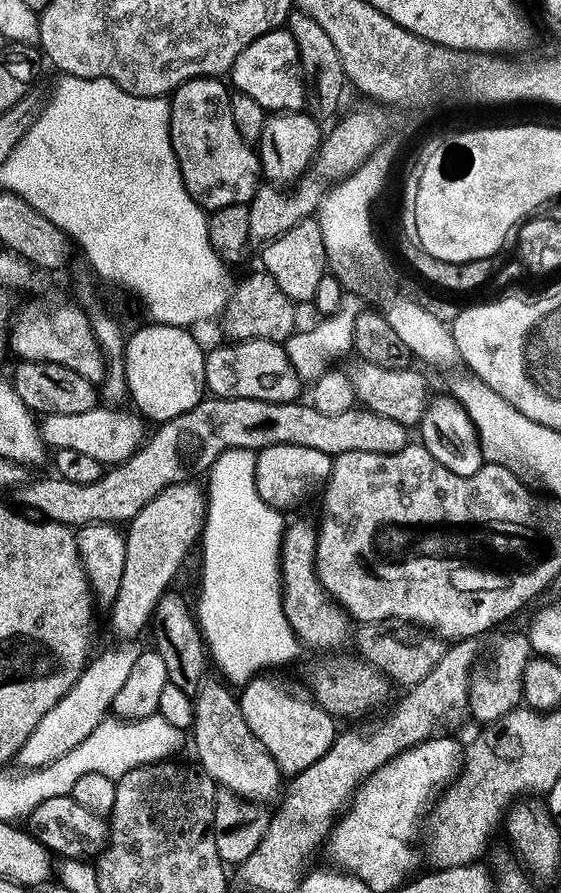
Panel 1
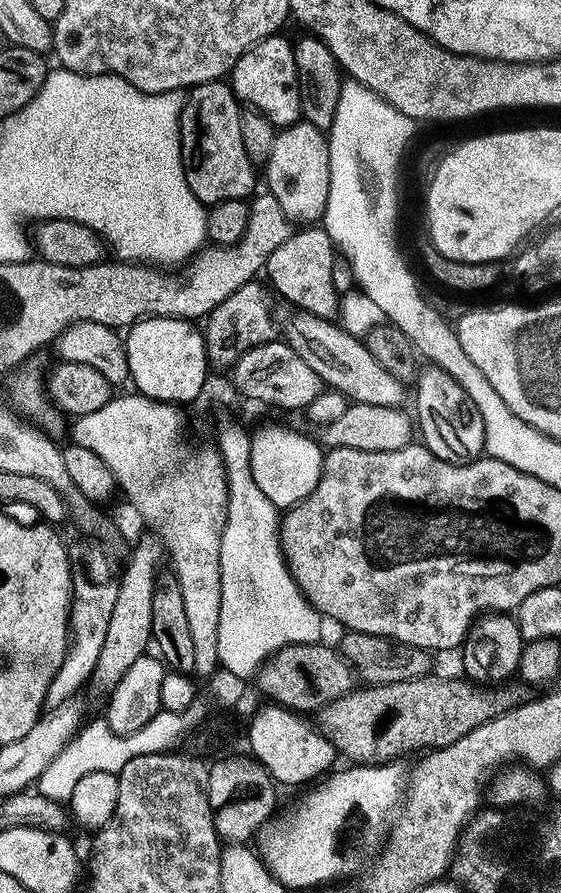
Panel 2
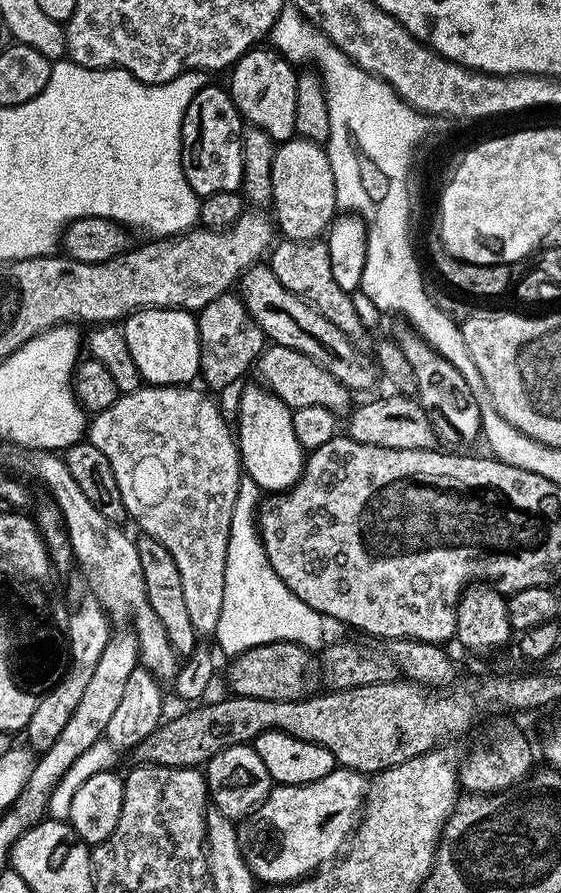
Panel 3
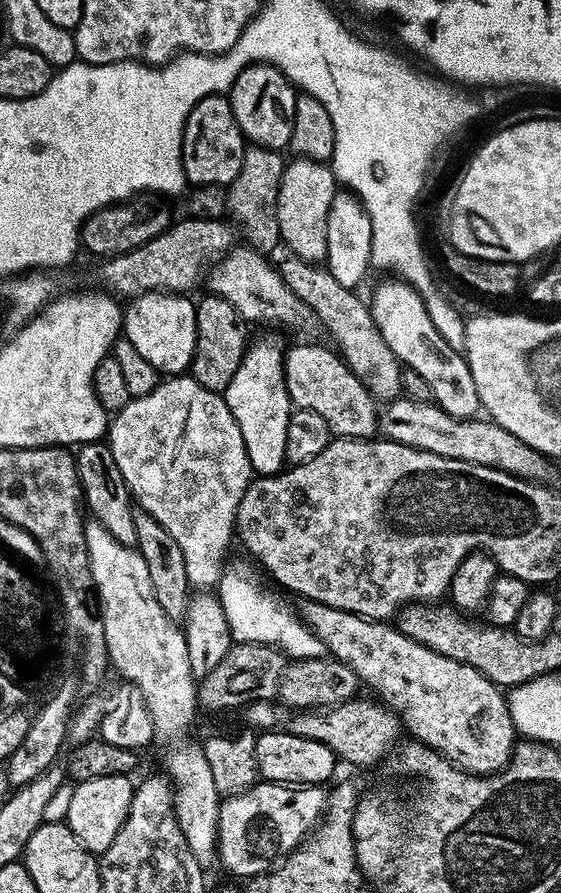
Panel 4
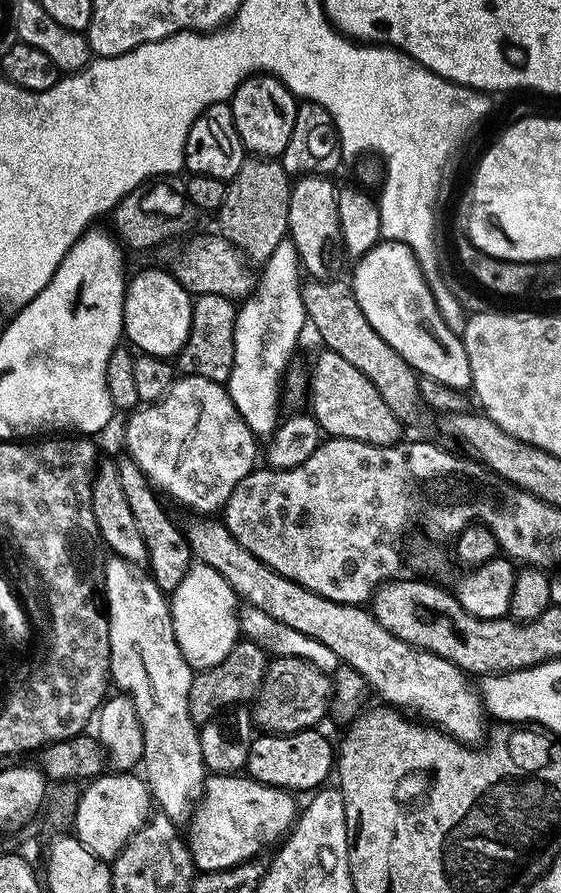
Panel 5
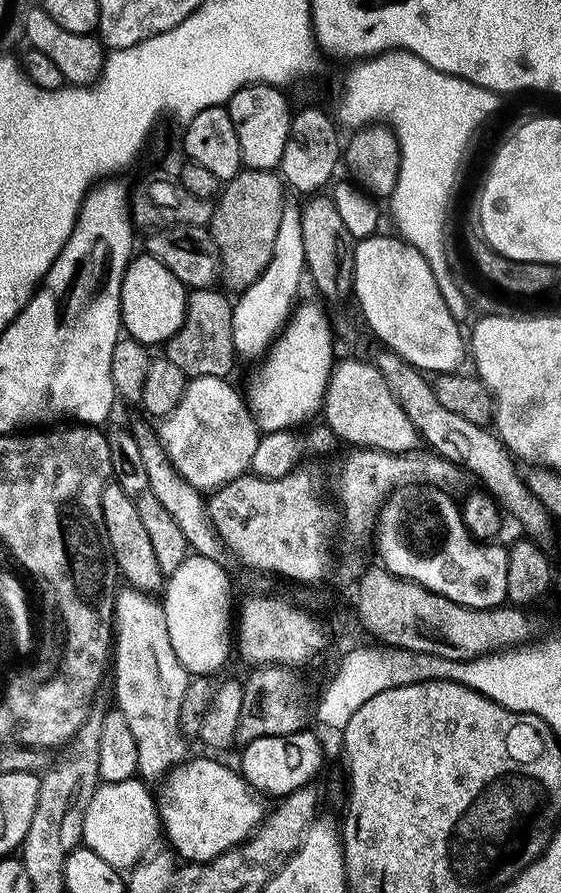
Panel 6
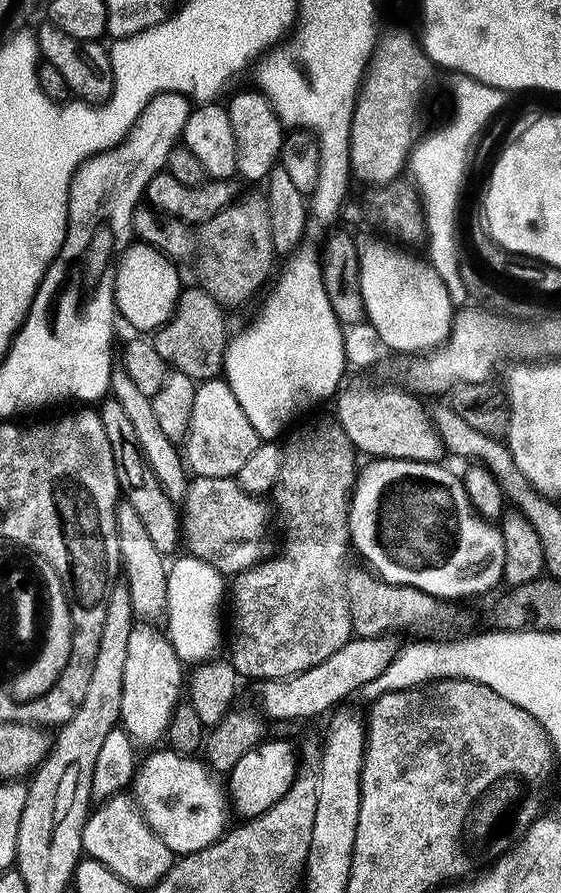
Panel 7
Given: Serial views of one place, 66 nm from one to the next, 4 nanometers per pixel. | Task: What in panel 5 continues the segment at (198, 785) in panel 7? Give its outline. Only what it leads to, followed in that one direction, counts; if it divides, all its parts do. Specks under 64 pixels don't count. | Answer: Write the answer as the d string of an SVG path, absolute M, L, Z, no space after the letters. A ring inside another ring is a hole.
M247 774L209 775L187 825L188 832L186 828L193 865L200 872L226 872L235 864L255 861L267 844L275 845L287 837L298 815L296 800L287 788L271 788Z

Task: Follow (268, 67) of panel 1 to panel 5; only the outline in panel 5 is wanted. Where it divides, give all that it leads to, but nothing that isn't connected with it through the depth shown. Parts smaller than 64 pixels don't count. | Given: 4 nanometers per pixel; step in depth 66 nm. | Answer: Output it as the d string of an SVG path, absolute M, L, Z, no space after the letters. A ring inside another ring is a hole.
M257 74L247 76L236 87L230 103L234 126L238 126L238 138L242 138L245 149L253 157L280 157L294 130L298 97L277 76Z

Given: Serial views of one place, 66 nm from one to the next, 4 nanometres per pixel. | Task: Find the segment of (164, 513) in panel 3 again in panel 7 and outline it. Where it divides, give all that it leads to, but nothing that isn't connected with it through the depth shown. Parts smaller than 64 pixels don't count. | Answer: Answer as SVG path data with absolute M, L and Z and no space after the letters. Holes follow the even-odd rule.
M217 378L197 383L188 431L182 441L184 462L193 477L235 477L260 443L260 435L250 426L242 406L238 406L238 398L234 398L227 380Z

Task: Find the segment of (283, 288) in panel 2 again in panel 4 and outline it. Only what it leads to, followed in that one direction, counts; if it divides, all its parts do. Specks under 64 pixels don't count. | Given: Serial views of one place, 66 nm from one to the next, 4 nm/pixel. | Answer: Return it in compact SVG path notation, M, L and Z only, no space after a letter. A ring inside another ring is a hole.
M289 254L281 264L278 264L280 277L294 290L298 298L310 306L313 317L328 331L333 340L335 351L339 353L350 371L366 386L366 390L377 402L391 402L401 395L402 365L400 359L386 346L386 338L378 330L376 320L372 316L371 307L359 300L353 289L342 286L328 269L316 262L300 259L295 254Z

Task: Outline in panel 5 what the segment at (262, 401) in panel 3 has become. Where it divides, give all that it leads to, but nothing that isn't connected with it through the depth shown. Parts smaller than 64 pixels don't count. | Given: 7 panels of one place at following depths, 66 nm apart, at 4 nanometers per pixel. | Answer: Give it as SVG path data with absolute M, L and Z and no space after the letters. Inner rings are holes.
M287 238L278 242L278 246L274 248L274 252L270 254L268 260L265 260L262 264L262 269L264 269L264 274L262 272L259 275L258 283L252 295L247 297L247 299L239 305L236 313L236 325L234 326L234 366L230 370L230 378L226 381L226 387L230 398L234 402L234 406L238 410L238 414L242 414L246 426L250 426L252 435L257 438L268 438L275 432L276 425L279 424L282 419L282 413L280 413L280 388L282 392L282 385L285 383L286 373L290 368L288 362L292 358L292 351L295 350L296 343L299 342L300 335L303 334L304 328L306 329L306 313L304 310L304 303L302 302L302 294L300 293L302 287L302 279L300 280L300 276L302 277L302 265L300 262L300 255L296 249L295 239Z

